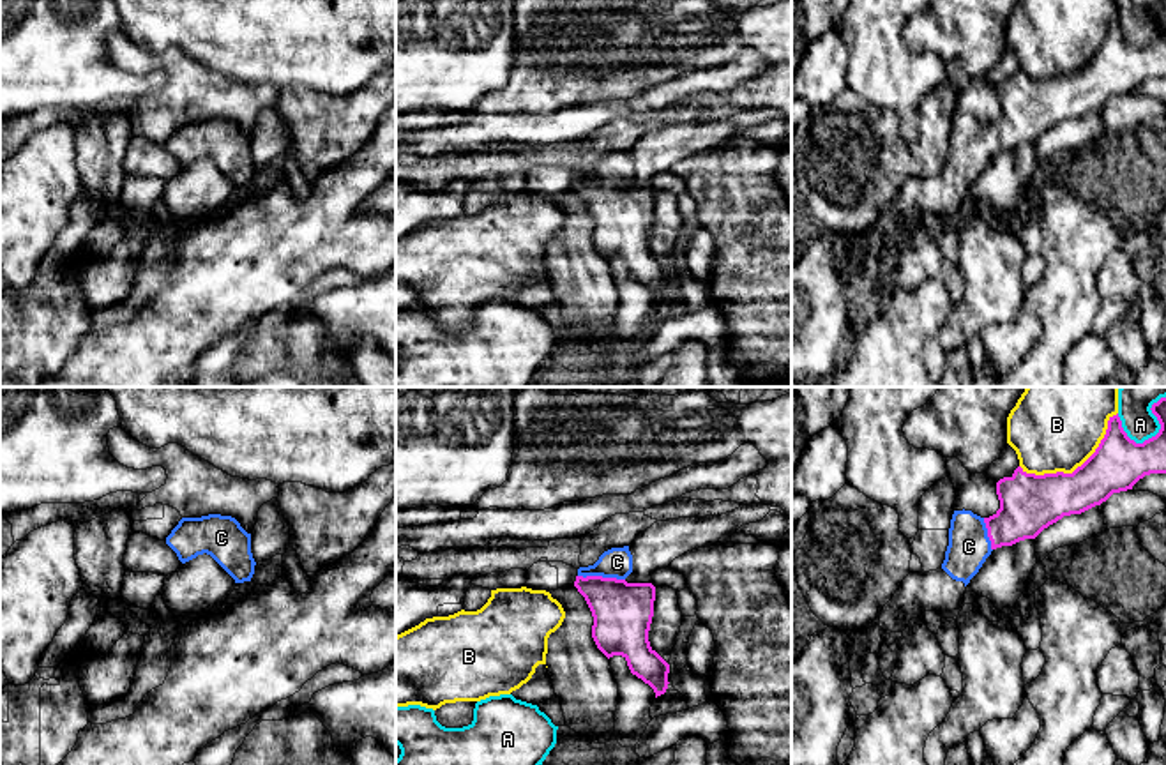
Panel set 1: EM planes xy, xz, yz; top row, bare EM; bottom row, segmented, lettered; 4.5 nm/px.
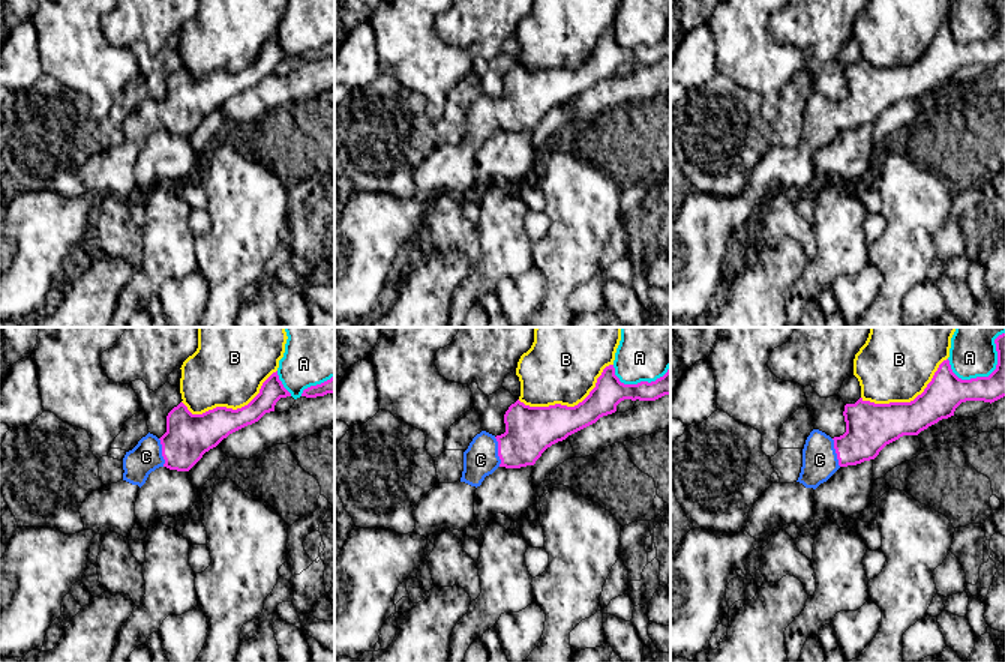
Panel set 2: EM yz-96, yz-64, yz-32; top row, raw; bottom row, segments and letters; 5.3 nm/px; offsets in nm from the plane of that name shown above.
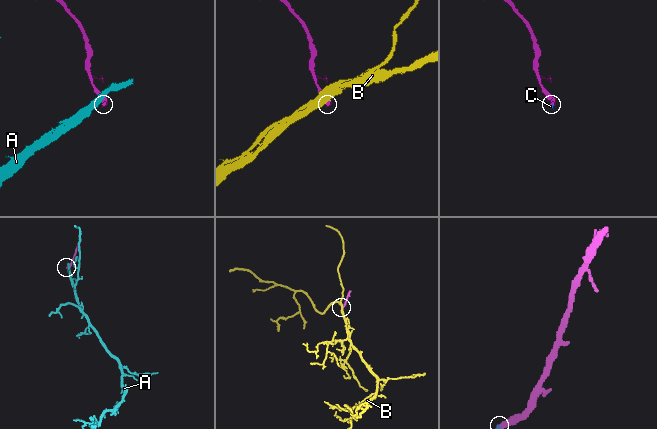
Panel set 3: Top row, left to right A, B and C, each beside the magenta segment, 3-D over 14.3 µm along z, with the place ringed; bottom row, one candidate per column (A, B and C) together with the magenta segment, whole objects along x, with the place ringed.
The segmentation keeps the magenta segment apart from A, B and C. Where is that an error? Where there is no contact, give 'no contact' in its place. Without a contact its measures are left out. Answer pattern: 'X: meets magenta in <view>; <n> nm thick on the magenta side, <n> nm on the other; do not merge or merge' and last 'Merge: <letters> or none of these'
A: meets magenta in yz; 240 nm thick on the magenta side, 190 nm on the other; do not merge
B: meets magenta in yz; 240 nm thick on the magenta side, 420 nm on the other; do not merge
C: meets magenta in xz; 280 nm thick on the magenta side, 140 nm on the other; merge
Merge: C

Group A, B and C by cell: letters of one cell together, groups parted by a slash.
A / B / C

